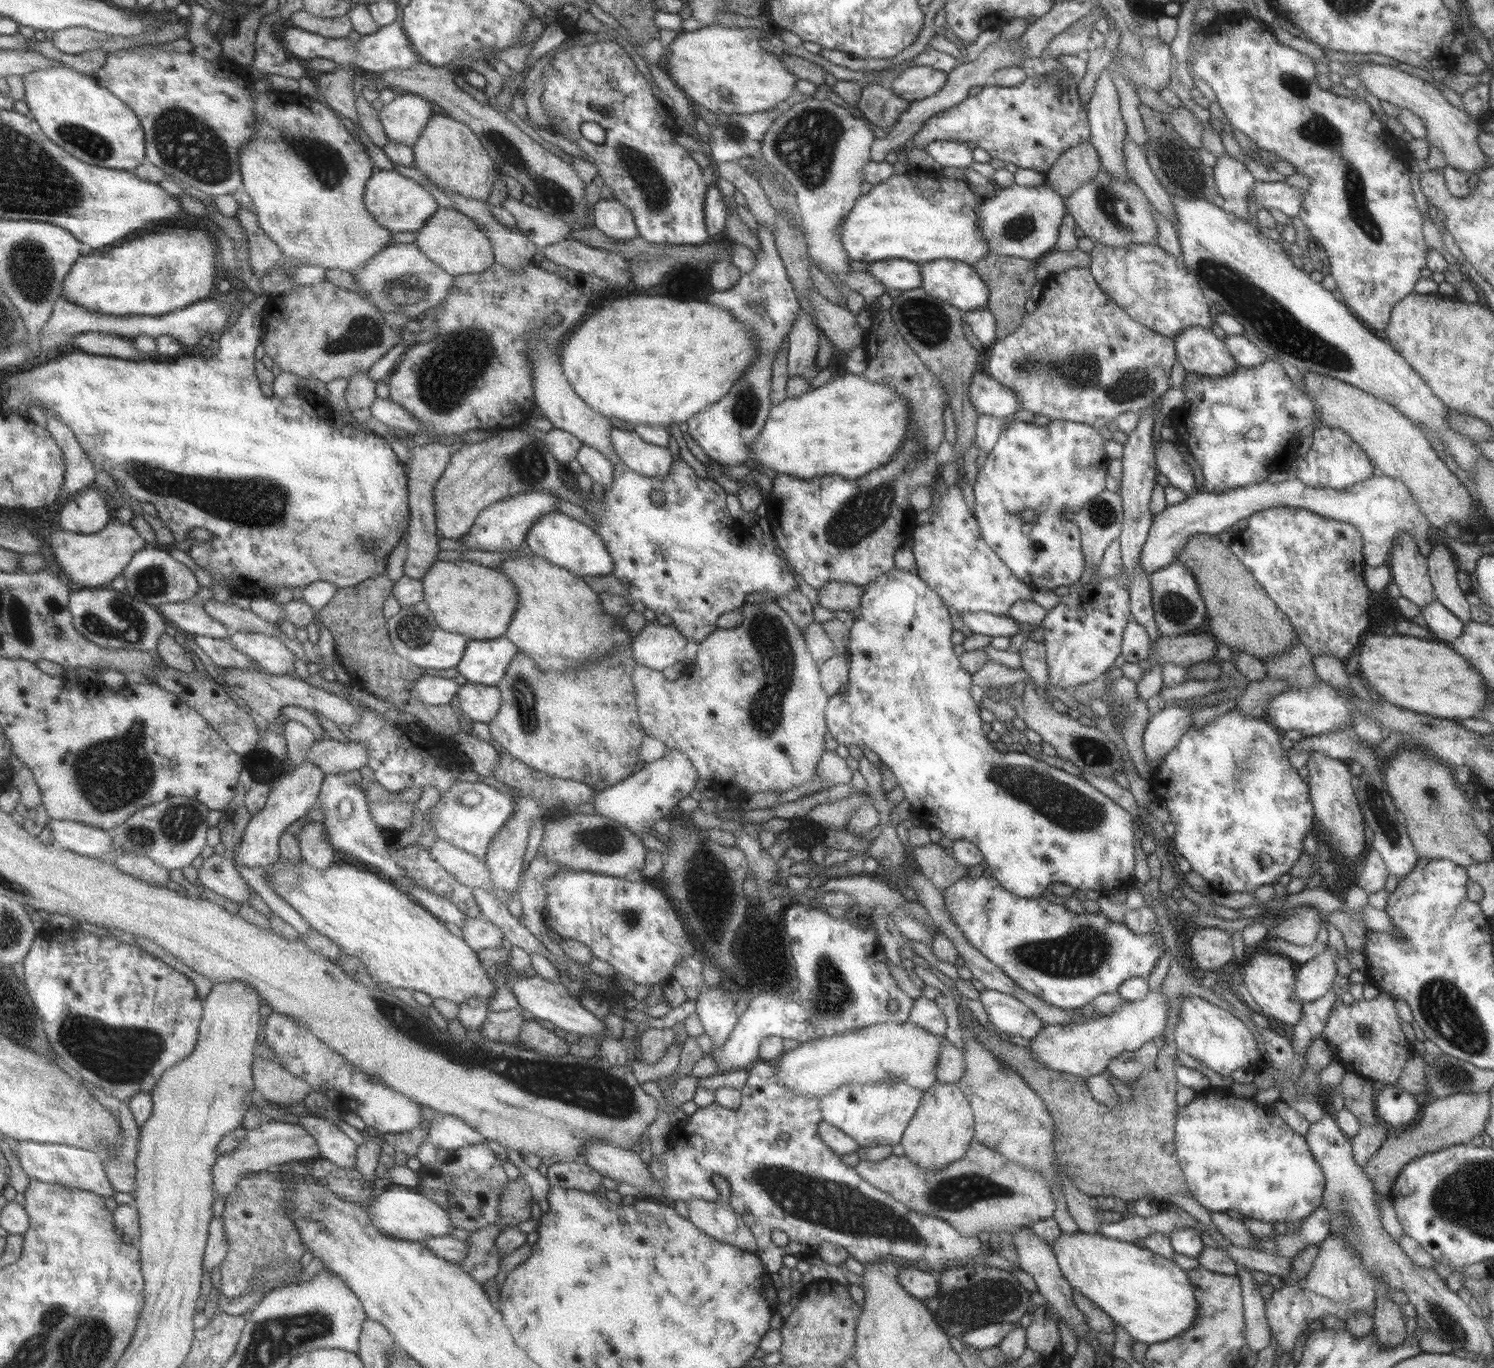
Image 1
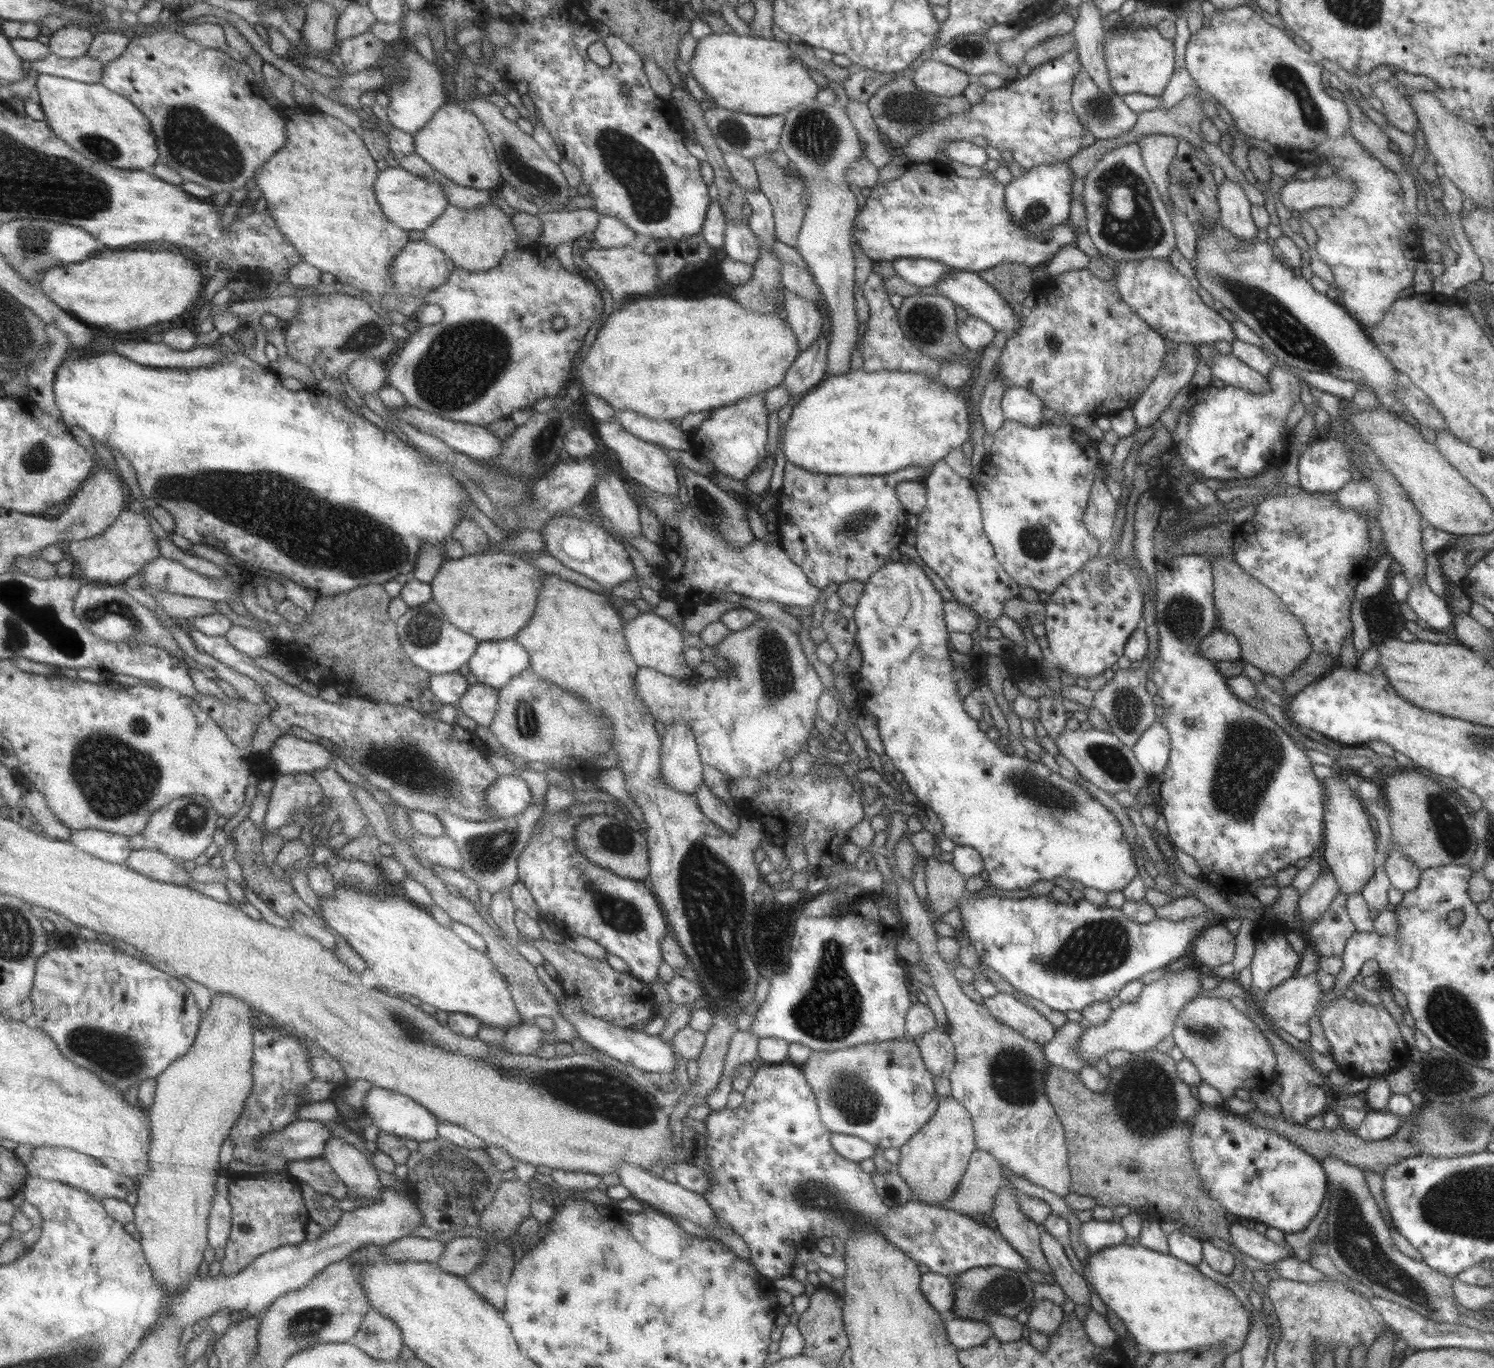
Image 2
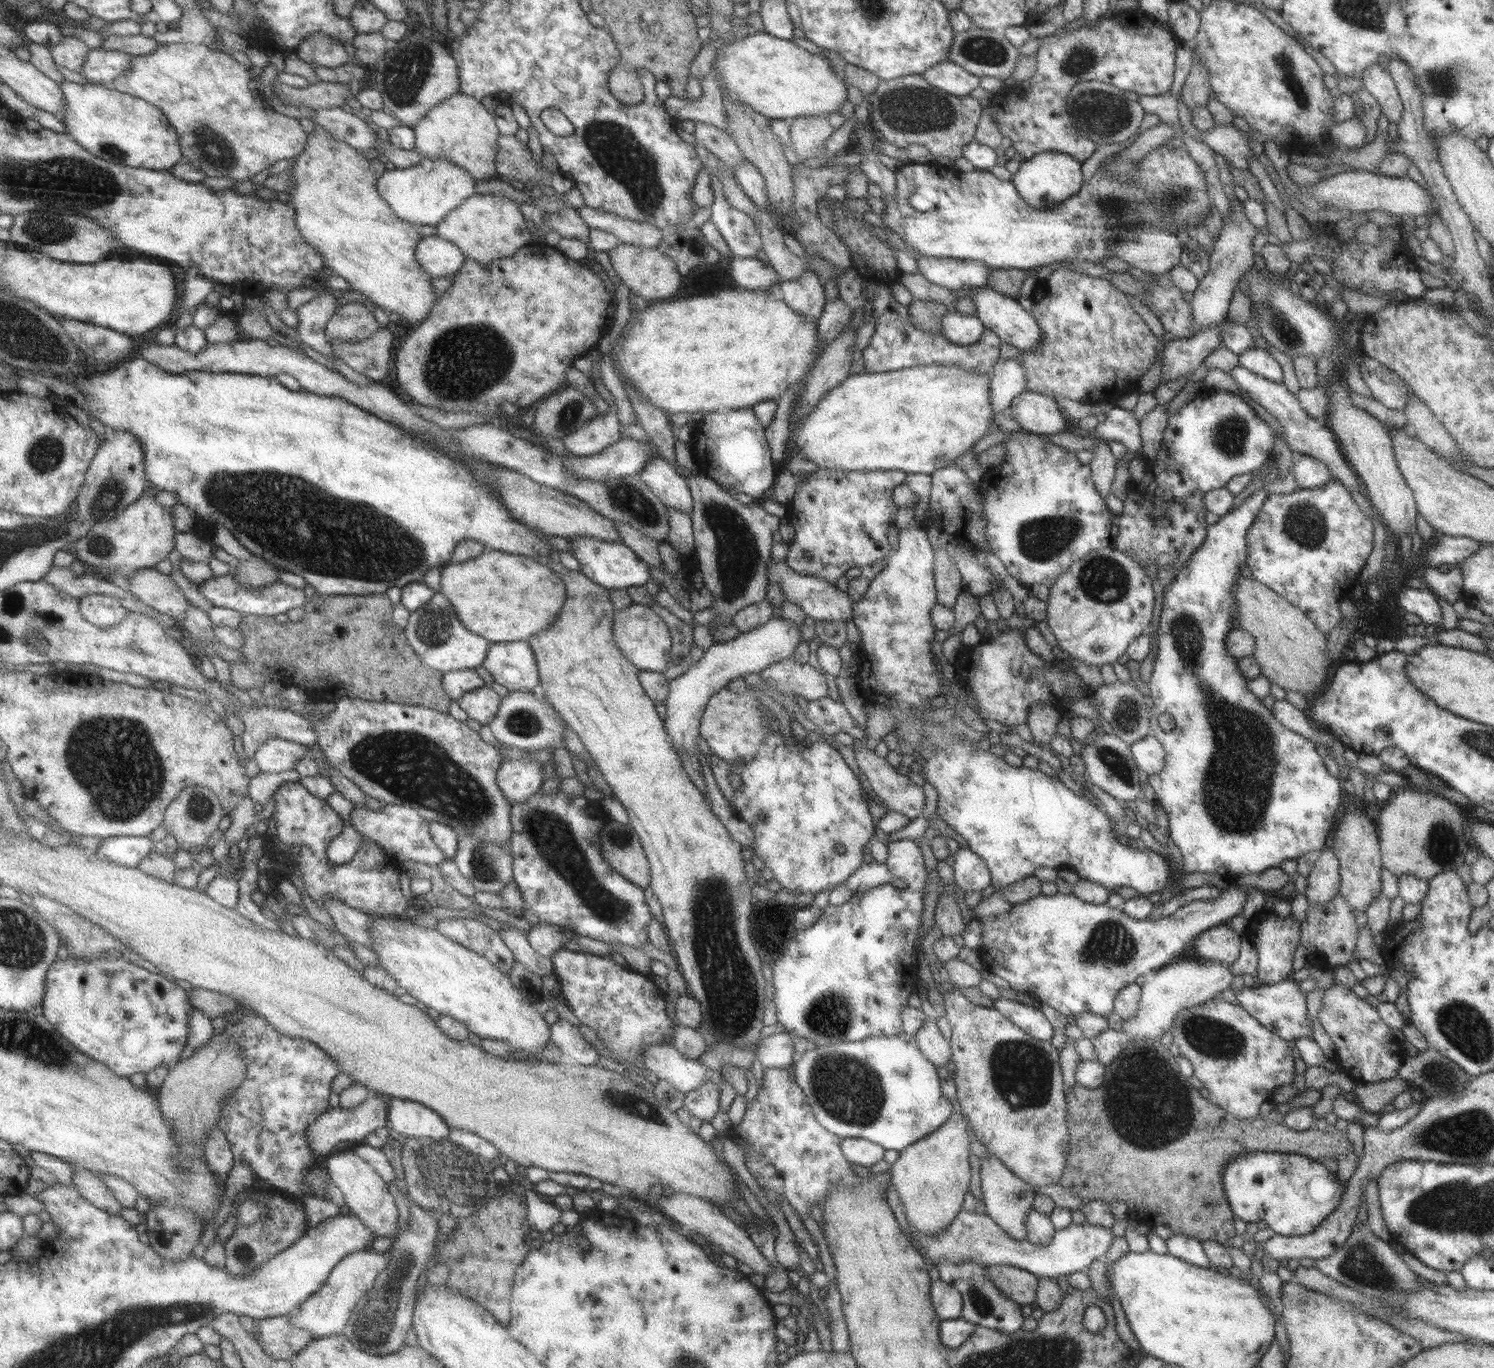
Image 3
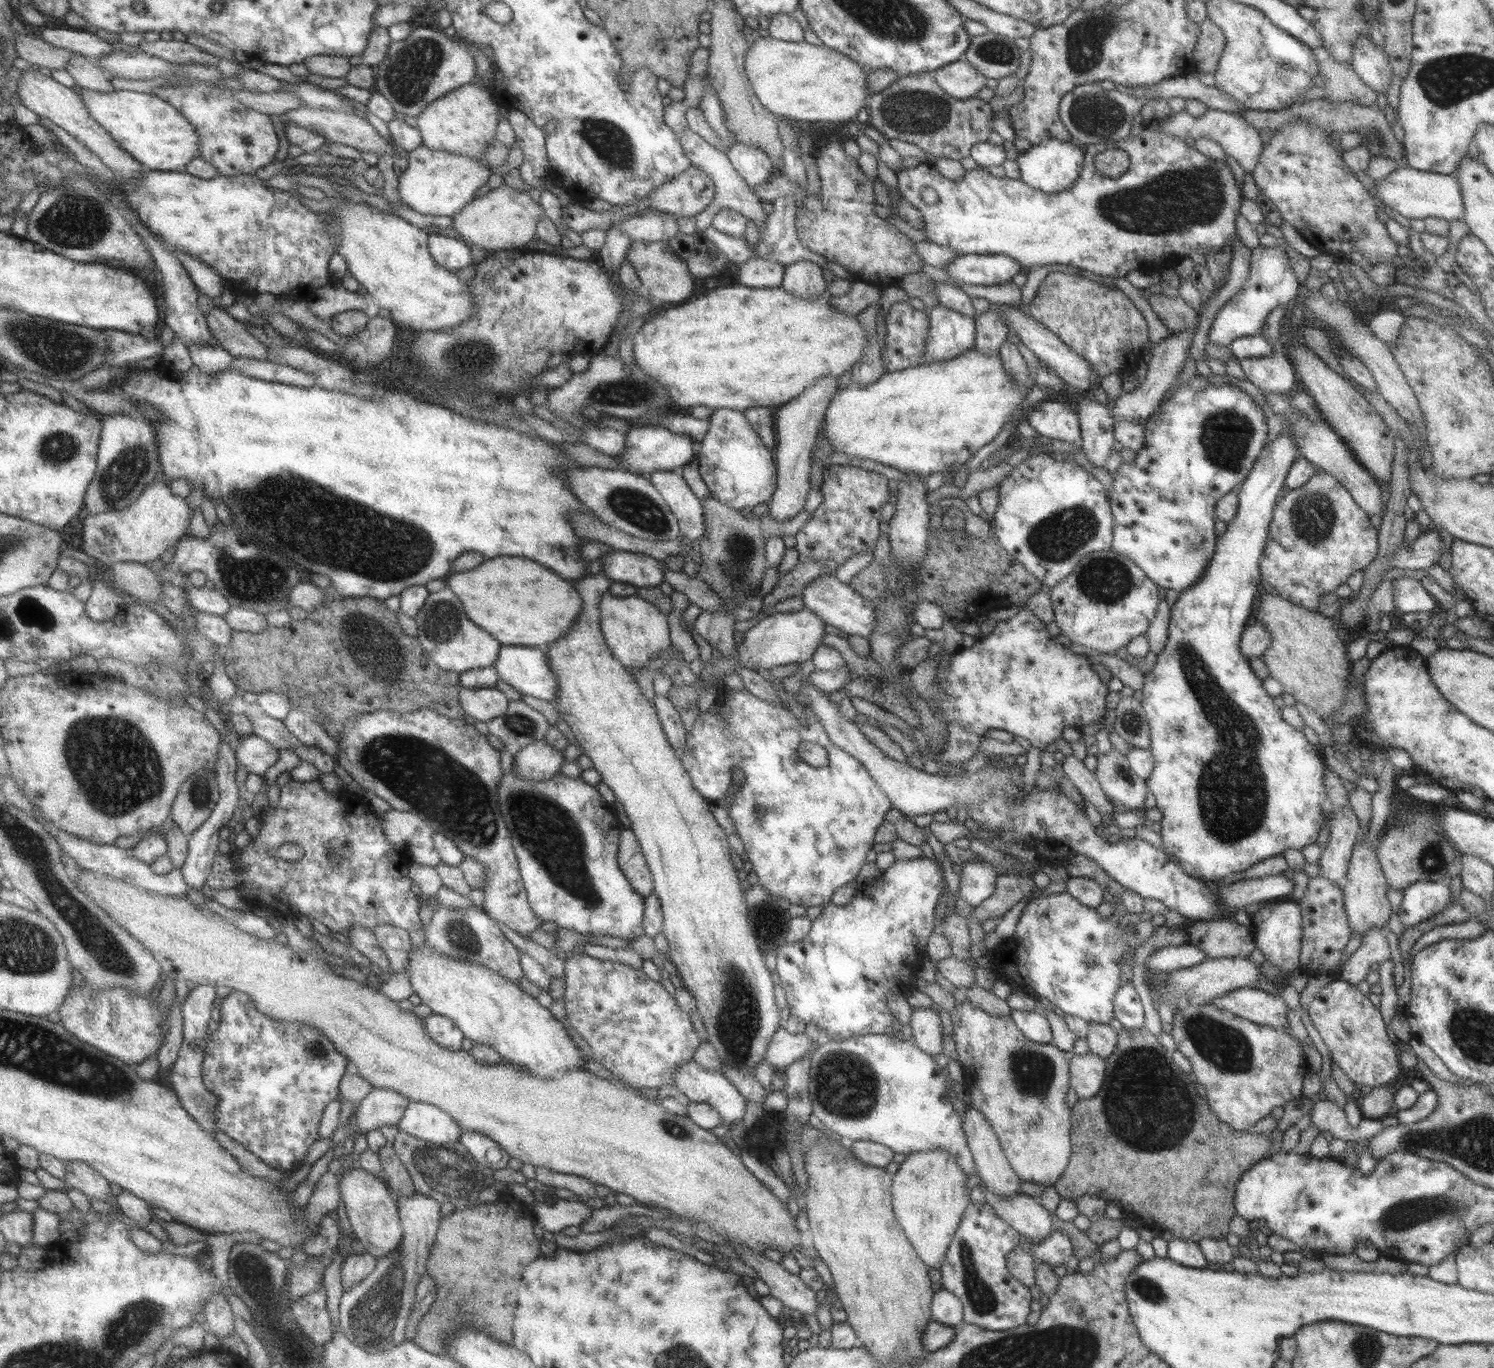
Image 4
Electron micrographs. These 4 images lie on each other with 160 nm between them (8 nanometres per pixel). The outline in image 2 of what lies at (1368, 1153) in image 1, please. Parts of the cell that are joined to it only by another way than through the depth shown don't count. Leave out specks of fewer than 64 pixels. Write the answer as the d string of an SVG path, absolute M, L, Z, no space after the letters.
M1368 1109L1365 1119L1353 1134L1361 1140L1374 1141L1387 1138L1393 1132L1397 1132L1397 1128L1401 1128L1401 1118L1385 1110Z

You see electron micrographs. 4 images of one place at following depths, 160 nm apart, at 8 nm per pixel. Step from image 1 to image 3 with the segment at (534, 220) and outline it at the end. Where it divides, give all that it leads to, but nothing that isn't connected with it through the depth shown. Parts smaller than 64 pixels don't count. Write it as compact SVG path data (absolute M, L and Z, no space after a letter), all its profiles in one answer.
M581 204L576 209L579 218L589 229L603 230L613 234L619 243L633 246L655 248L661 241L664 230L657 229L651 224L641 224L636 220L621 218L602 209L594 209Z

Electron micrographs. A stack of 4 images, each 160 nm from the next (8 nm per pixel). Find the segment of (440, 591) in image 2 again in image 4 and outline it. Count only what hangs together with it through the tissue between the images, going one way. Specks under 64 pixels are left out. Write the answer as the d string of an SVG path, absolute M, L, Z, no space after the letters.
M527 557L488 558L475 570L453 571L447 578L448 586L463 602L469 619L493 634L501 645L545 648L569 632L583 604L572 582Z

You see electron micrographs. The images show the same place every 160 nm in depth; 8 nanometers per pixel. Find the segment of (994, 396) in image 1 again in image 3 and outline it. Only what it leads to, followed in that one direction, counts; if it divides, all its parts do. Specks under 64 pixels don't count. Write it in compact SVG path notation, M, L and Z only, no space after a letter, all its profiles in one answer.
M1027 390L1017 393L1011 399L1007 412L1010 413L1011 418L1017 422L1021 429L1035 435L1057 435L1062 431L1069 430L1065 421L1067 417L1061 410L1059 411L1052 395L1044 395Z

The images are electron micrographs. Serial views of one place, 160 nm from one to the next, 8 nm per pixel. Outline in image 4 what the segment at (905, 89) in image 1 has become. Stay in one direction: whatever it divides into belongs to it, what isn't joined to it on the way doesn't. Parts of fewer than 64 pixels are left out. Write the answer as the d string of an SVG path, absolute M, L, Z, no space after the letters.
M962 58L935 69L931 75L941 91L955 99L975 96L986 81L985 76Z

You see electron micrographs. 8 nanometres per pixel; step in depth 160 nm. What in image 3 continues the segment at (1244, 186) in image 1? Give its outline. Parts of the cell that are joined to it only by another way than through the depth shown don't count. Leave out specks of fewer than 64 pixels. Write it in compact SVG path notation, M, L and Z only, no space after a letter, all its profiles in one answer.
M1235 199L1230 204L1228 217L1222 219L1223 228L1217 236L1213 250L1208 255L1209 270L1198 280L1198 287L1194 290L1193 299L1190 301L1194 325L1192 331L1199 332L1211 324L1218 324L1226 318L1227 307L1233 288L1238 284L1241 275L1253 265L1253 253L1251 240L1261 232L1249 224L1244 215L1242 203Z

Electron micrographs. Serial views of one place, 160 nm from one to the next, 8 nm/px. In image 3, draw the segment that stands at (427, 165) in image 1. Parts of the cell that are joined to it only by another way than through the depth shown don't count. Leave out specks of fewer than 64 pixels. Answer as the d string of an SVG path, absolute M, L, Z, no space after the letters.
M461 92L451 96L449 100L429 111L429 115L414 127L416 133L416 151L422 157L437 160L447 160L463 167L474 176L475 182L497 178L497 140L500 139L500 129L497 128L496 115L489 112L483 102Z

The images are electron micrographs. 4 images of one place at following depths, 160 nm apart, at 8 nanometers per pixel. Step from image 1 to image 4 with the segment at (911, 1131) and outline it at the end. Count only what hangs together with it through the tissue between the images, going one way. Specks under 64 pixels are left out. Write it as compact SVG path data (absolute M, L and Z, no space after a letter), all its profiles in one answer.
M943 1149L909 1153L892 1175L891 1204L895 1218L927 1268L938 1268L969 1205L967 1177L953 1155Z

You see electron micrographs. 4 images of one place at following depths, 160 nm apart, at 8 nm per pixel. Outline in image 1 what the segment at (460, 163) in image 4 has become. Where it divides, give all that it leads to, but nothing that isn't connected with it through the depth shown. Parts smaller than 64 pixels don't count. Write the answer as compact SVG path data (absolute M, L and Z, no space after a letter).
M393 170L380 171L368 180L364 201L375 220L393 233L418 234L426 226L427 221L441 208L437 200L421 184Z

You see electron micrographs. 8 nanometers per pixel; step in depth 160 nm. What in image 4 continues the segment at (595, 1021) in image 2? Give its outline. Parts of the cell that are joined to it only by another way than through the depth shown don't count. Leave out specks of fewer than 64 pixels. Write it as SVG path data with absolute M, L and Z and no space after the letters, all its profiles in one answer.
M693 1060L673 1071L675 1087L691 1102L706 1102L727 1125L742 1120L745 1099L722 1074L705 1070Z

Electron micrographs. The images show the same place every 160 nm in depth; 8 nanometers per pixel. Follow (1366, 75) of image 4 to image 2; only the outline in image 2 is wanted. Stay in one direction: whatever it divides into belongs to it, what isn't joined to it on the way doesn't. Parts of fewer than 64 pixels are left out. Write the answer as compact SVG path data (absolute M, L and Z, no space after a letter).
M1377 81L1372 87L1374 95L1382 104L1382 114L1393 127L1406 134L1415 133L1418 120L1400 90L1388 81Z

